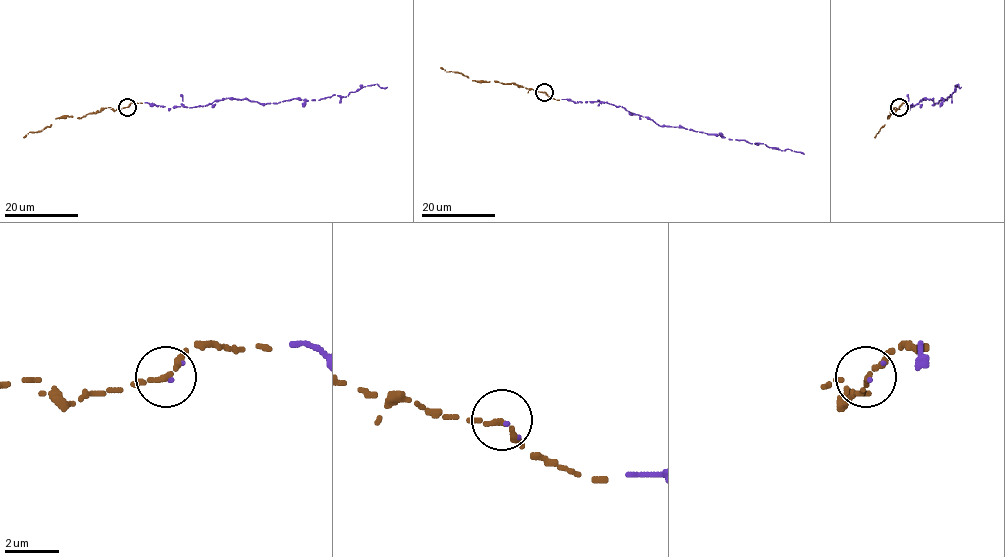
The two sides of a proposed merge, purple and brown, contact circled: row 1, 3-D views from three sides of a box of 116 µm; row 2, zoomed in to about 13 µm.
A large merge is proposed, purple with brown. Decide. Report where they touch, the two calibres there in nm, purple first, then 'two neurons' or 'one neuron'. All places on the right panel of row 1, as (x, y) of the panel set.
place (899, 107); calibres 70 and 240 nm; one neuron

